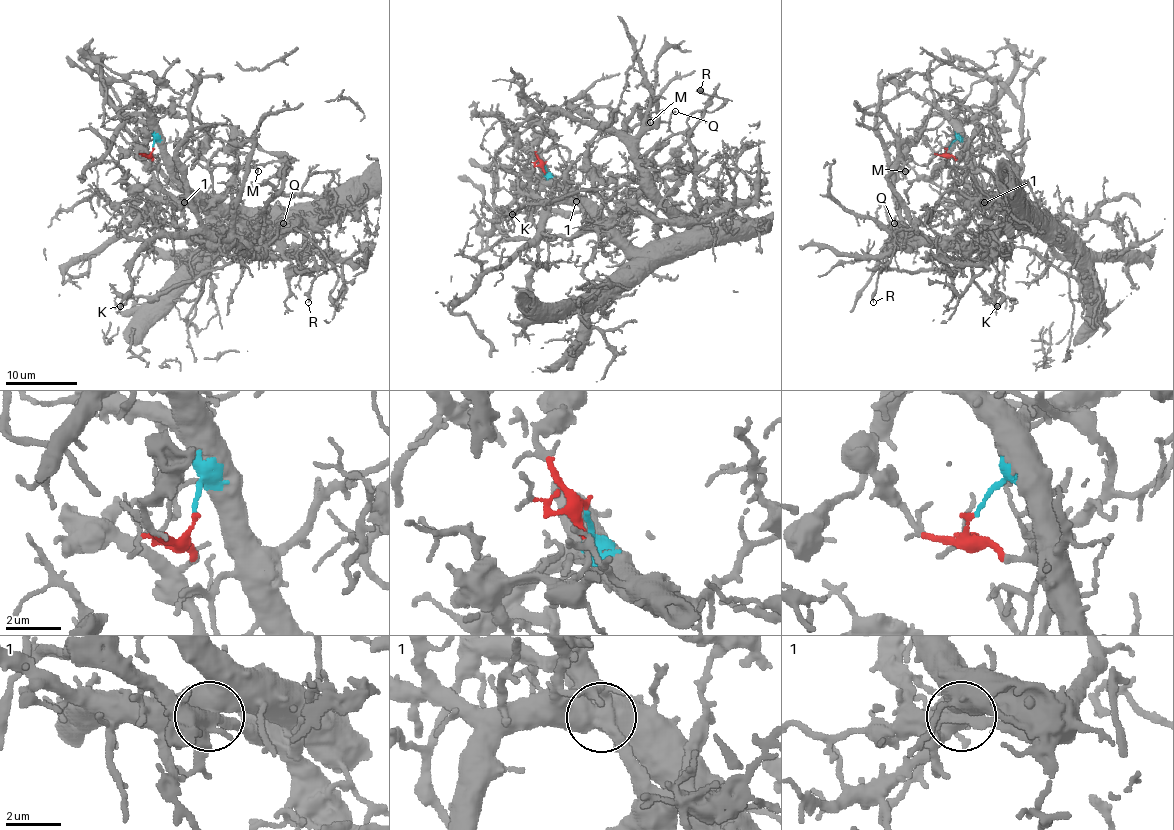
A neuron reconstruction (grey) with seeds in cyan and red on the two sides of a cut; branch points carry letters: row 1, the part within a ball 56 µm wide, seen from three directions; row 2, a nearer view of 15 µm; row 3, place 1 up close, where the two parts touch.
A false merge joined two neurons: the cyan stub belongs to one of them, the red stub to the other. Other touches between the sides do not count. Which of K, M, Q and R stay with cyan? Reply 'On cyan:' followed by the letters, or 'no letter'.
On cyan: K, M, Q

